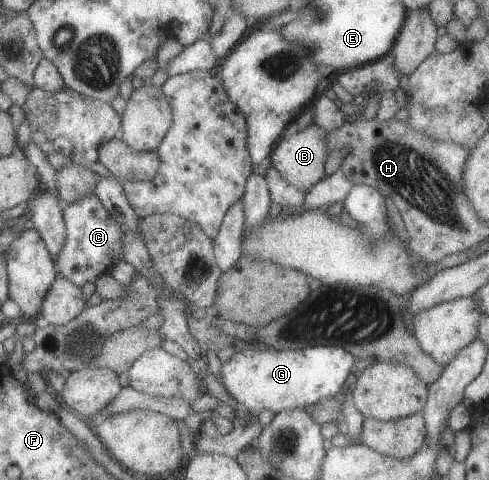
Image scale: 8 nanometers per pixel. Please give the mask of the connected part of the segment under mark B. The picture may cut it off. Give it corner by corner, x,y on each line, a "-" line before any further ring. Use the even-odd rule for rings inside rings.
312,123
300,132
291,129
278,142
270,160
288,183
309,193
327,176
326,164
329,154
326,147
326,134
323,127

